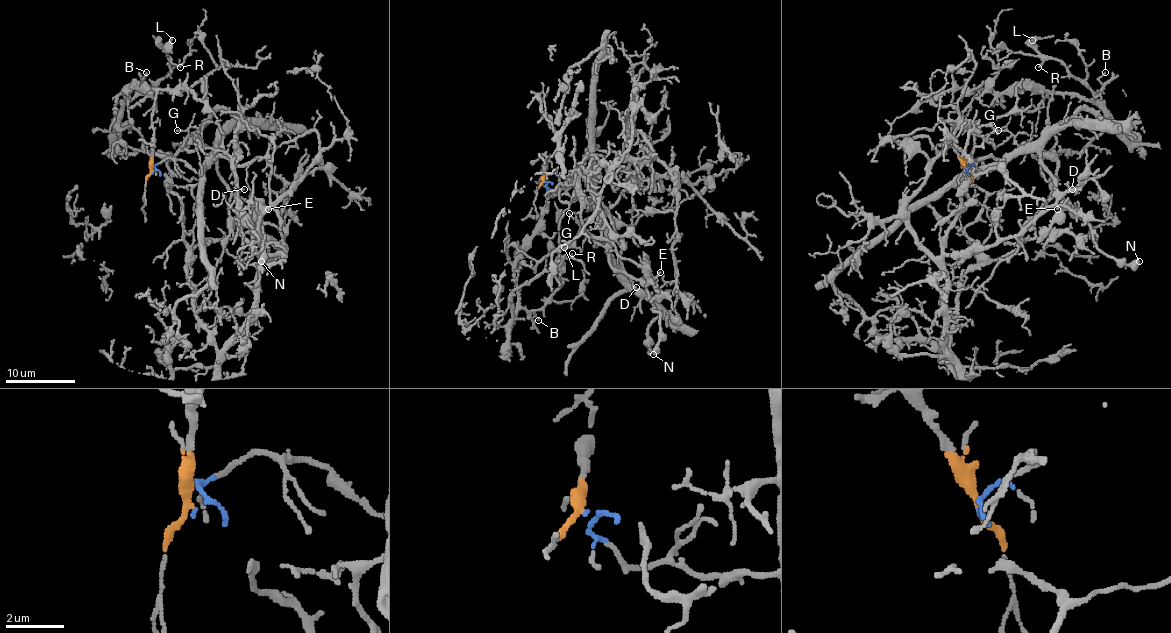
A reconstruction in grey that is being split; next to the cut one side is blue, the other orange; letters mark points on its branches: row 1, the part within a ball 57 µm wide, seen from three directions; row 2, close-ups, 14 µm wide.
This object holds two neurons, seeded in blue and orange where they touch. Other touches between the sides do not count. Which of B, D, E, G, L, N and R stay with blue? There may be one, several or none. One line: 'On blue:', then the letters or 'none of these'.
On blue: D, E, G, N

